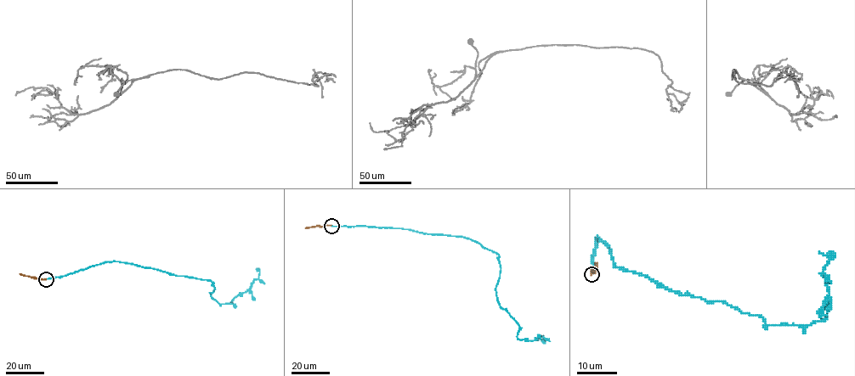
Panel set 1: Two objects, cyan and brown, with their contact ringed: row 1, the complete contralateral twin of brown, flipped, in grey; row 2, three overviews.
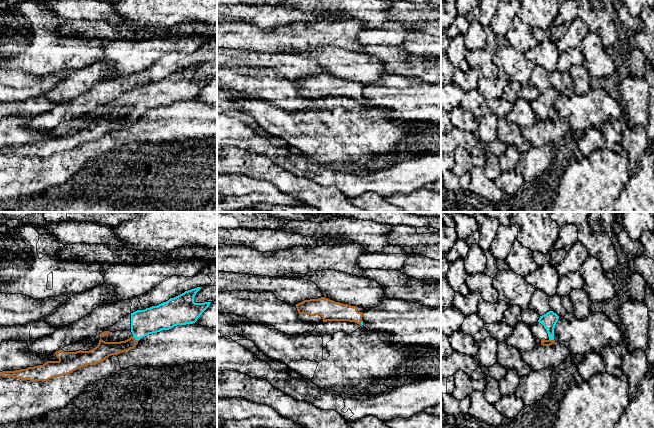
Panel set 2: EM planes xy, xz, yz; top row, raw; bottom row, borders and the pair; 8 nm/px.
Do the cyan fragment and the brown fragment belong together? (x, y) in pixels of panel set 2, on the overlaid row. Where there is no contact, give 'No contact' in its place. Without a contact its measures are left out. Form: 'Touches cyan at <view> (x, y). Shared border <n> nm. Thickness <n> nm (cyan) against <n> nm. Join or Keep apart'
Touches cyan at xy (135, 338). Shared border 70 nm. Thickness 220 nm (cyan) against 120 nm. Join

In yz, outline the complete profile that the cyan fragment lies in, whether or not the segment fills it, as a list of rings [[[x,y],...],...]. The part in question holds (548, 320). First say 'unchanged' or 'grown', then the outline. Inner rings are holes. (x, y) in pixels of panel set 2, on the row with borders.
grown | [[[549,311],[546,314],[540,316],[538,322],[541,323],[548,333],[548,340],[544,338],[541,339],[541,345],[550,346],[555,343],[554,340],[554,328],[556,323],[558,322],[559,316],[553,311]]]

